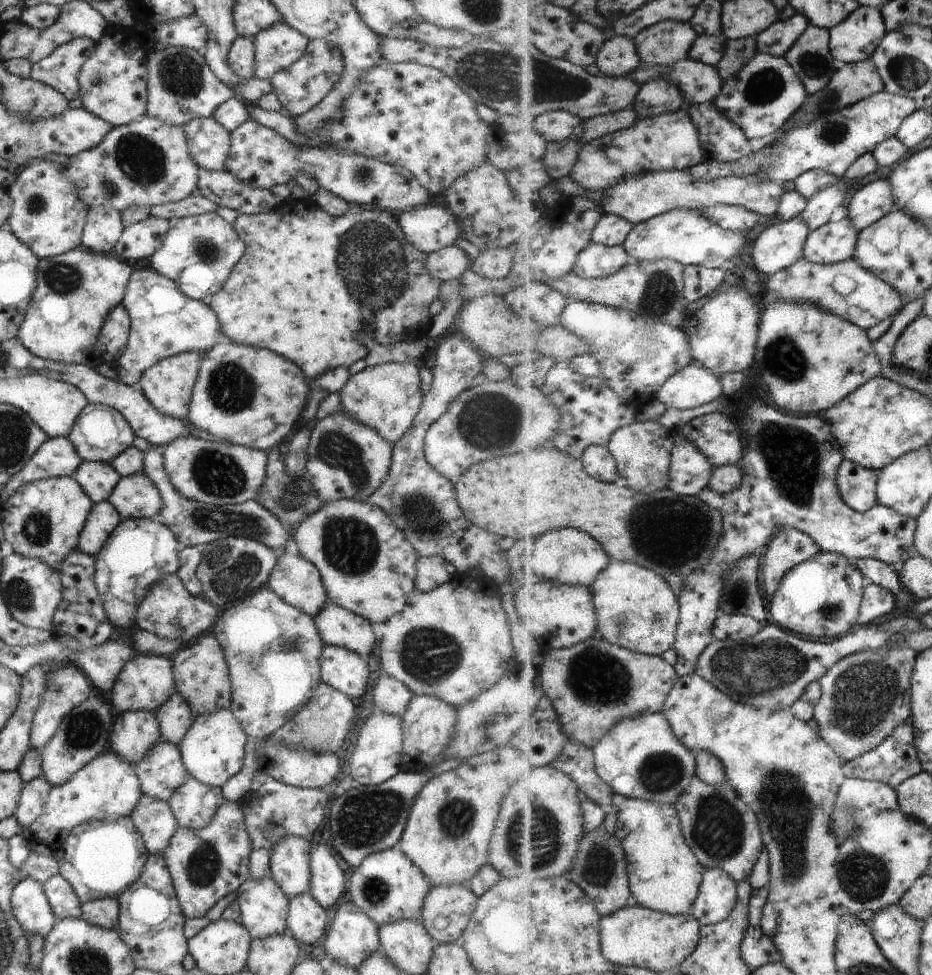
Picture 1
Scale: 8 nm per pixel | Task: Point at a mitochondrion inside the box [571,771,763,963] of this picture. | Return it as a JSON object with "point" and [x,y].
{"point":[717,828]}

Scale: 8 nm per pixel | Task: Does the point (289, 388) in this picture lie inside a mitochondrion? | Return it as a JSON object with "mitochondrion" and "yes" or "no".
{"mitochondrion":"no"}

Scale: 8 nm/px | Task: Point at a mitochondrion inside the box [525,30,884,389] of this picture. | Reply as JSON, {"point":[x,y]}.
{"point":[785,360]}

